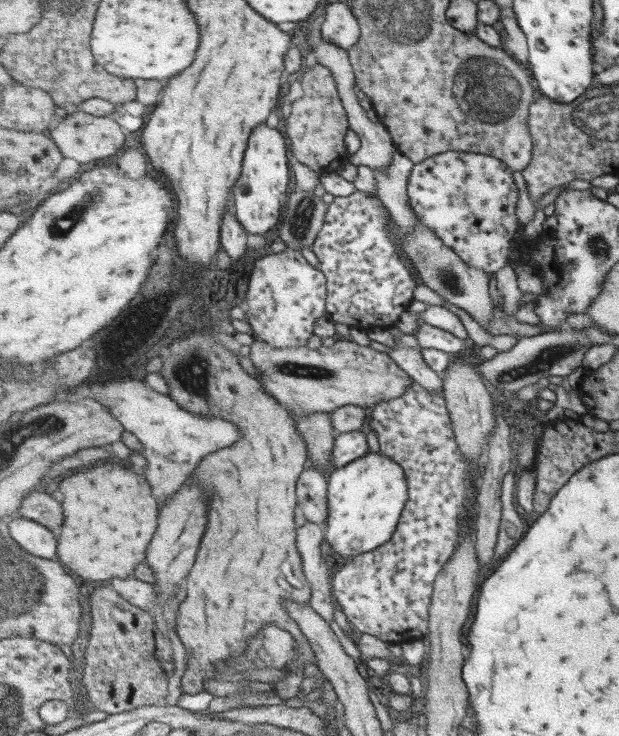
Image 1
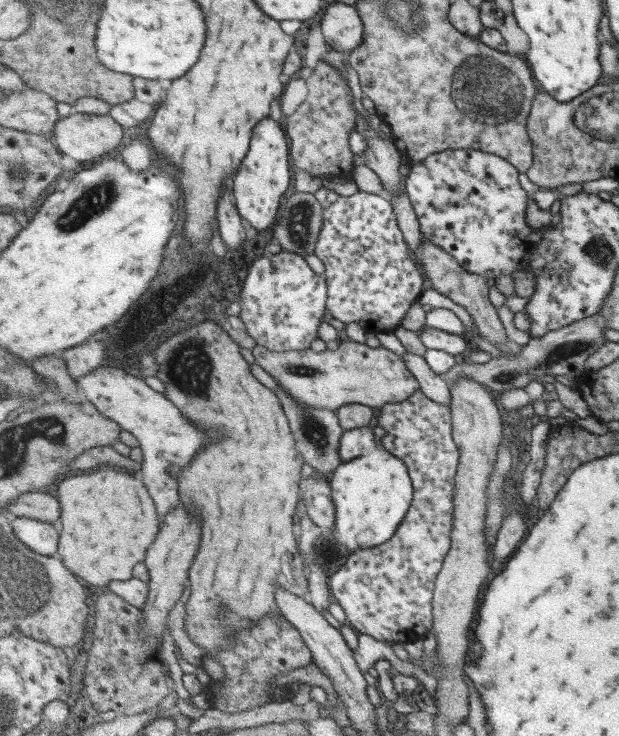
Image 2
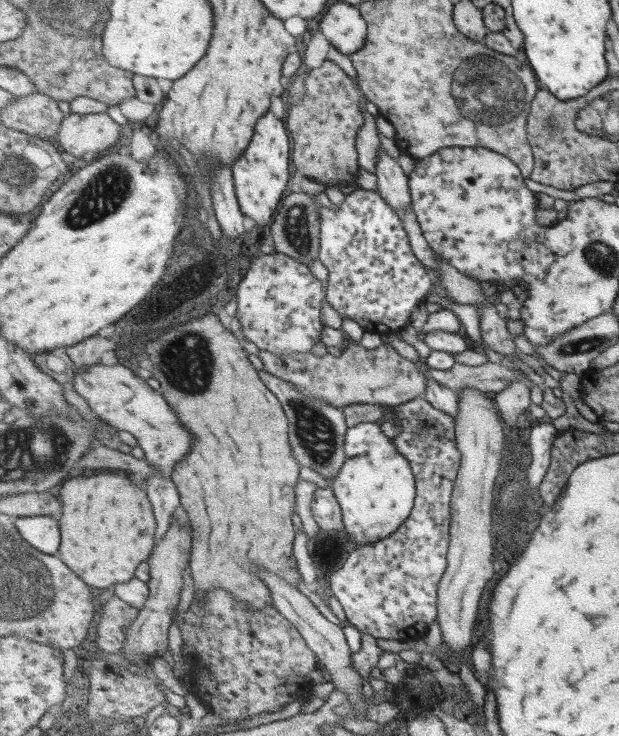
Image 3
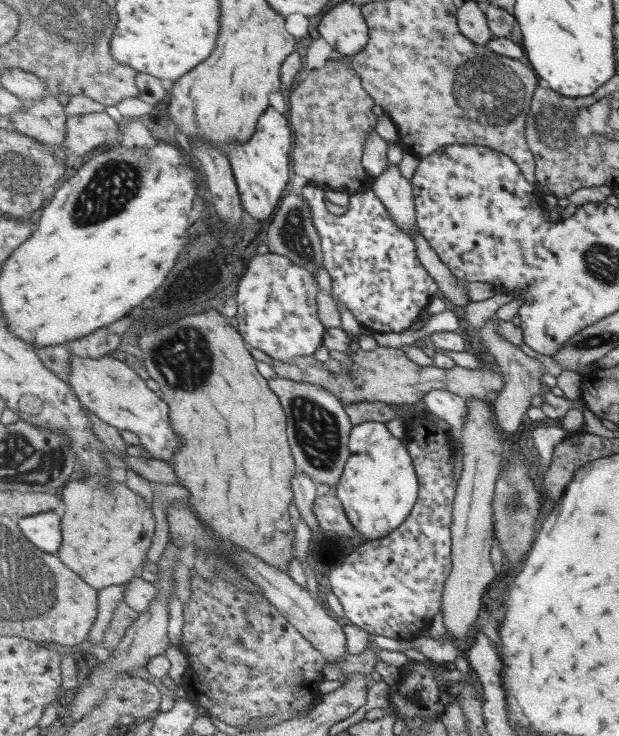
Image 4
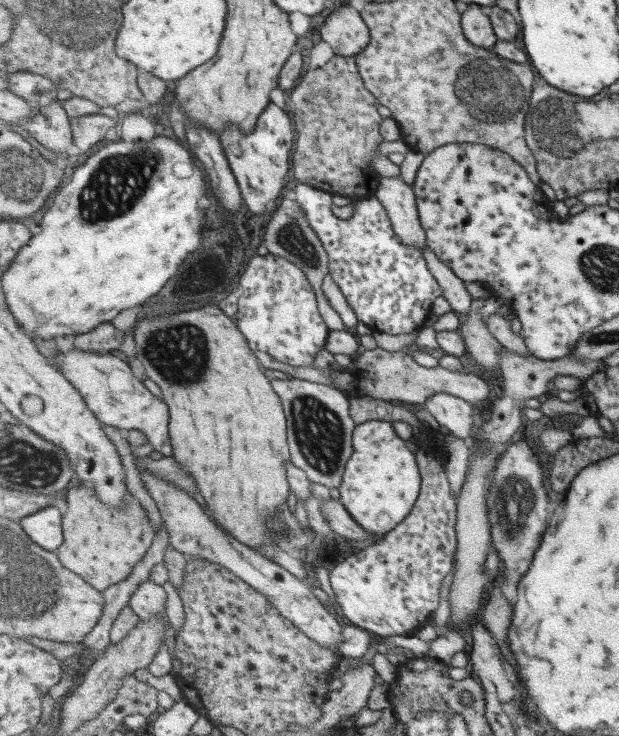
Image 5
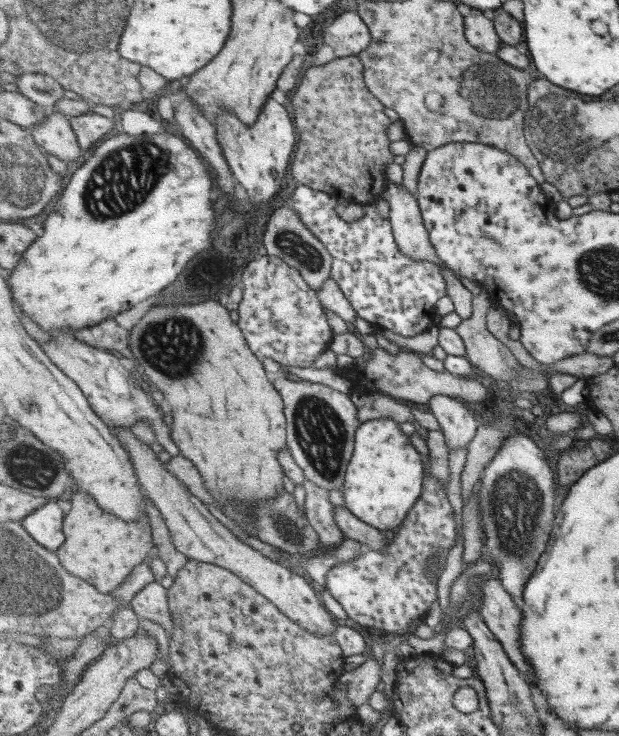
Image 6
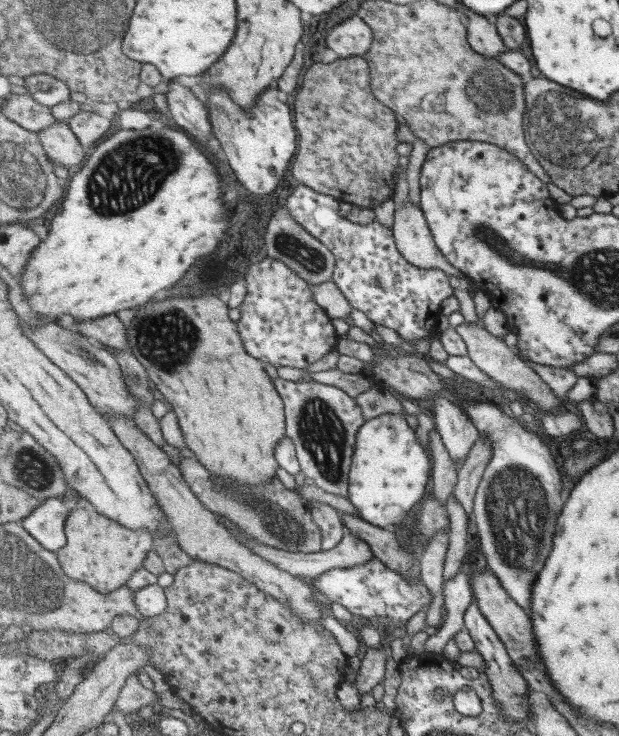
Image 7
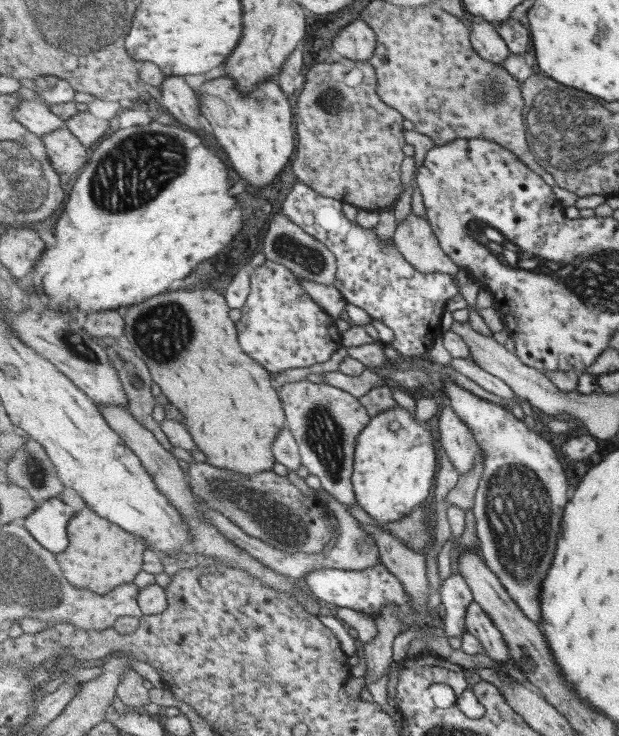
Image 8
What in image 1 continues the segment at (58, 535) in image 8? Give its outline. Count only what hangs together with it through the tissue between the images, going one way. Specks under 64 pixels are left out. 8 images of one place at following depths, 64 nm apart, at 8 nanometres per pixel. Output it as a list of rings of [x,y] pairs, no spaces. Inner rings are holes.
[[[18,516],[10,519],[10,534],[27,553],[41,558],[58,558],[58,540],[51,528]]]

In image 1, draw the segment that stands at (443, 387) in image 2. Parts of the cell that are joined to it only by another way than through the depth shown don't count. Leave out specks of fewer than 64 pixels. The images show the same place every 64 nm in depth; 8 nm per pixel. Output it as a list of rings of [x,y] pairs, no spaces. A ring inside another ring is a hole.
[[[371,341],[370,347],[378,352],[387,352],[413,380],[427,387],[429,391],[437,391],[437,393],[441,393],[441,395],[445,396],[443,375],[435,372],[435,370],[427,364],[421,349],[402,346],[400,343],[393,349],[375,341]]]

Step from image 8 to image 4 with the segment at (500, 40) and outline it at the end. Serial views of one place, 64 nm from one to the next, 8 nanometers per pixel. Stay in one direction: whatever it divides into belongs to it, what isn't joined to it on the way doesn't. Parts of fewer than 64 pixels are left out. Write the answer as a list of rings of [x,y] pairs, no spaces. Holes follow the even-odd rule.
[[[465,1],[457,12],[460,32],[473,42],[486,45],[495,36],[488,26],[486,12],[475,1]]]

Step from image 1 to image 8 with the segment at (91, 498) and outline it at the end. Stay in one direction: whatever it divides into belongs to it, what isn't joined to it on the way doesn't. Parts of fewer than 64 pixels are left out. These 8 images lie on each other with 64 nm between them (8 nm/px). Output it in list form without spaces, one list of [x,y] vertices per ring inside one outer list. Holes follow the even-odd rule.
[[[85,502],[85,508],[69,521],[69,547],[57,555],[61,568],[70,583],[87,587],[100,595],[109,594],[117,586],[134,582],[144,570],[144,554],[149,549],[148,540],[121,528],[118,524],[101,517]]]

